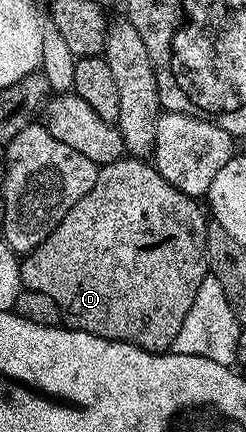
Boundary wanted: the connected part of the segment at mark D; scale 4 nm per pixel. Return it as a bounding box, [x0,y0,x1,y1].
[20,158,208,352]

